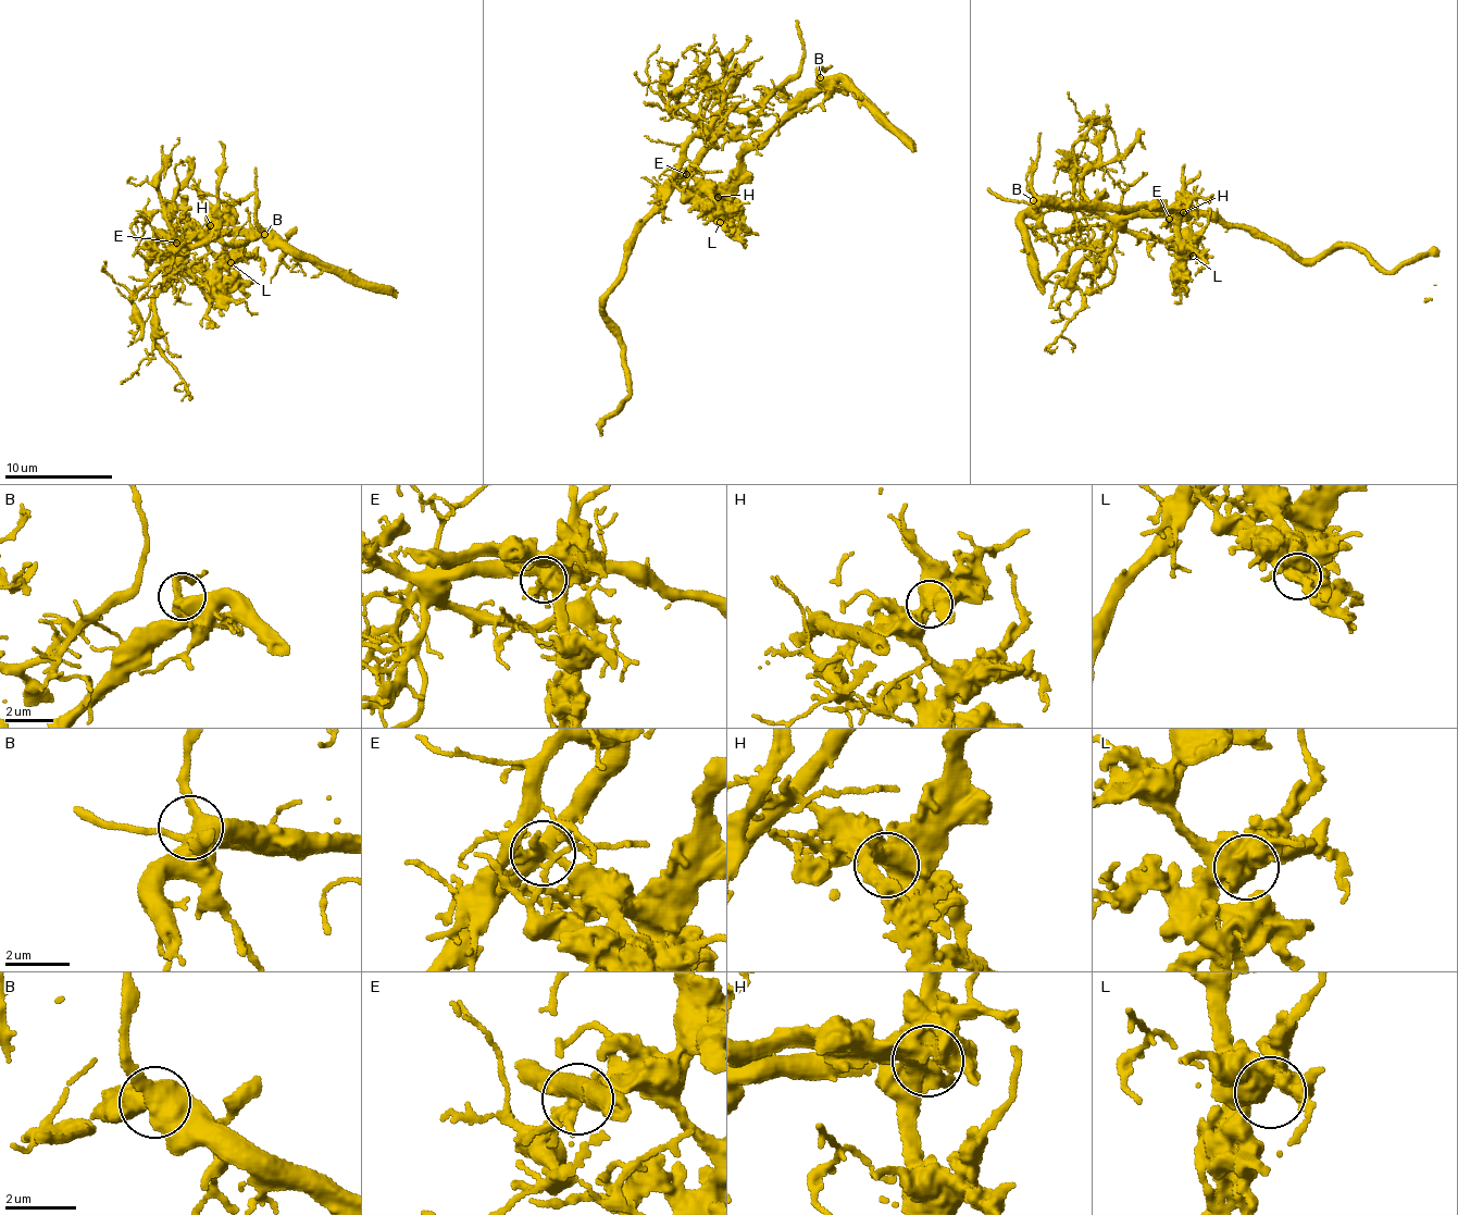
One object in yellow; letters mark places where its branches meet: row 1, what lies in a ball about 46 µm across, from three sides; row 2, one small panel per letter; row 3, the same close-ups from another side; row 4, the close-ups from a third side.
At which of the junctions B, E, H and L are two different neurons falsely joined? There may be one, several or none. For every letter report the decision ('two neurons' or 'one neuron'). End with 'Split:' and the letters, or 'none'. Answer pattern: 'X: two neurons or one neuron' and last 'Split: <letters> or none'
B: one neuron
E: two neurons
H: one neuron
L: one neuron
Split: E

